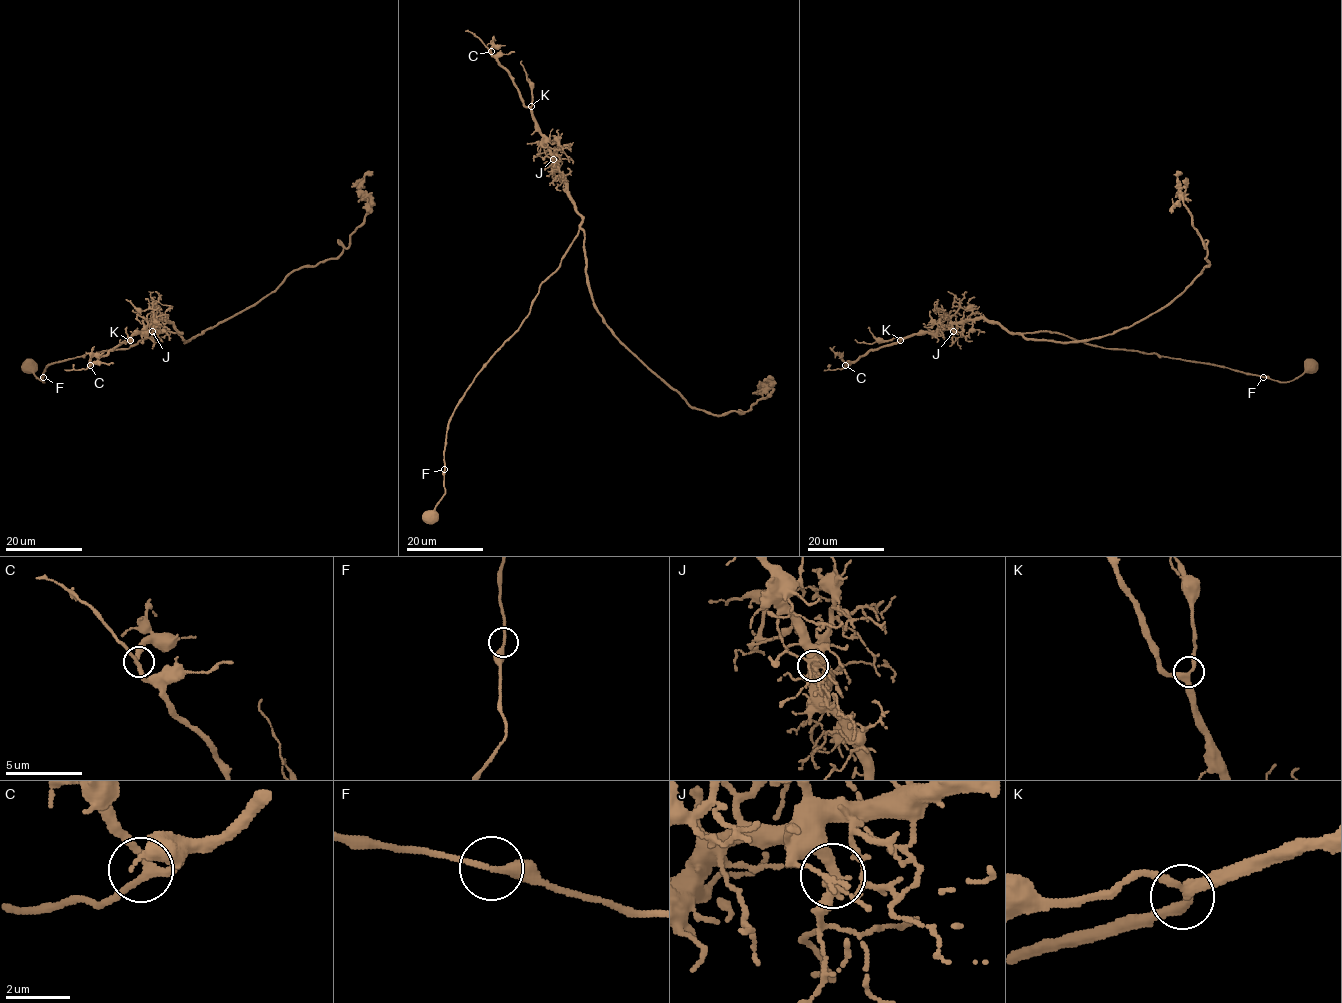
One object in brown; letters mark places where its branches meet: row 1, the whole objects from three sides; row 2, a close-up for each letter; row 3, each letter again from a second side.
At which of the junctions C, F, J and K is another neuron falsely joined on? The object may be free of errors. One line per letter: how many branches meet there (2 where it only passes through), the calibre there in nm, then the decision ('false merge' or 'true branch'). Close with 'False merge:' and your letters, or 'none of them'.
C: 3 | 240 nm | true branch
F: 2 | 240 nm | true branch
J: 3 | 300 nm | true branch
K: 3 | 320 nm | true branch
False merge: none of them

